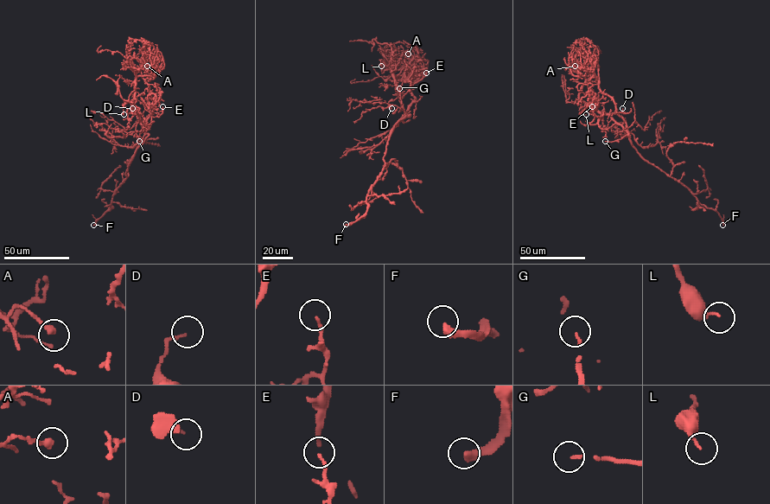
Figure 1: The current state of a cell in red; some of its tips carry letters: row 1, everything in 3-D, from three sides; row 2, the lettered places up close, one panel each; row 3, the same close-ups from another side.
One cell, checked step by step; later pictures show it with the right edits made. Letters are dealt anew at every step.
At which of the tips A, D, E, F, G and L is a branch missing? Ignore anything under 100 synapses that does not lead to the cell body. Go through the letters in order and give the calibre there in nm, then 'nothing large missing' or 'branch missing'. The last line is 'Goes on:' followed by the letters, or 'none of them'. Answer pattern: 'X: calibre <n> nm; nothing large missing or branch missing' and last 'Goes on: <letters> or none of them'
A: calibre 280 nm; nothing large missing
D: calibre 120 nm; nothing large missing
E: calibre 130 nm; nothing large missing
F: calibre 400 nm; branch missing
G: calibre 100 nm; branch missing
L: calibre 220 nm; nothing large missing
Goes on: F, G

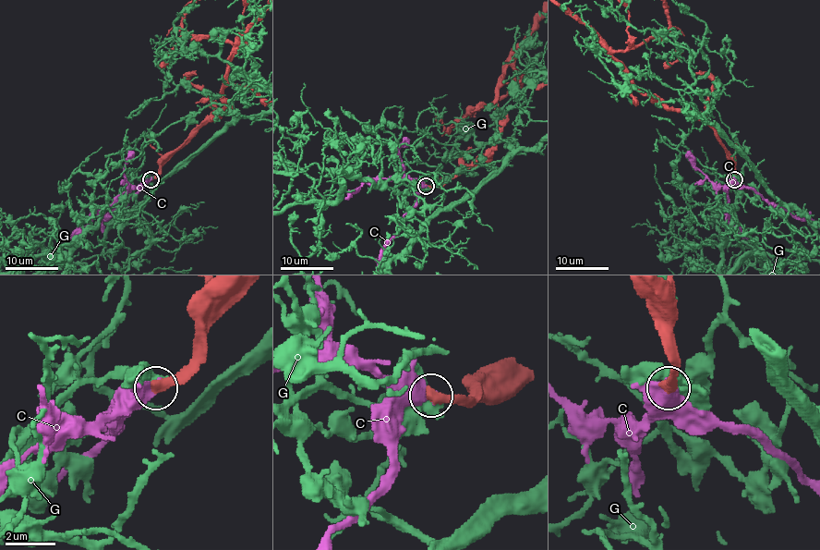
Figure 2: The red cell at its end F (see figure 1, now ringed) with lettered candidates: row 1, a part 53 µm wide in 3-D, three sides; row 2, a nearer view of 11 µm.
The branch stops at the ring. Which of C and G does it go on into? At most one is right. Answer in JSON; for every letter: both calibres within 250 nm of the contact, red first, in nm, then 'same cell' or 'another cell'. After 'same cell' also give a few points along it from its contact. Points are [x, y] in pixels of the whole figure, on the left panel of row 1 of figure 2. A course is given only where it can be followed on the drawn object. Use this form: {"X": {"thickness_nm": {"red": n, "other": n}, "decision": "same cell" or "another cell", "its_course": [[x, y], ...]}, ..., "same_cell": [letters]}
{"C": {"thickness_nm": {"red": 460, "other": 550}, "decision": "same cell"}, "G": {"thickness_nm": {"red": 480, "other": 500}, "decision": "another cell"}, "same_cell": ["C"]}

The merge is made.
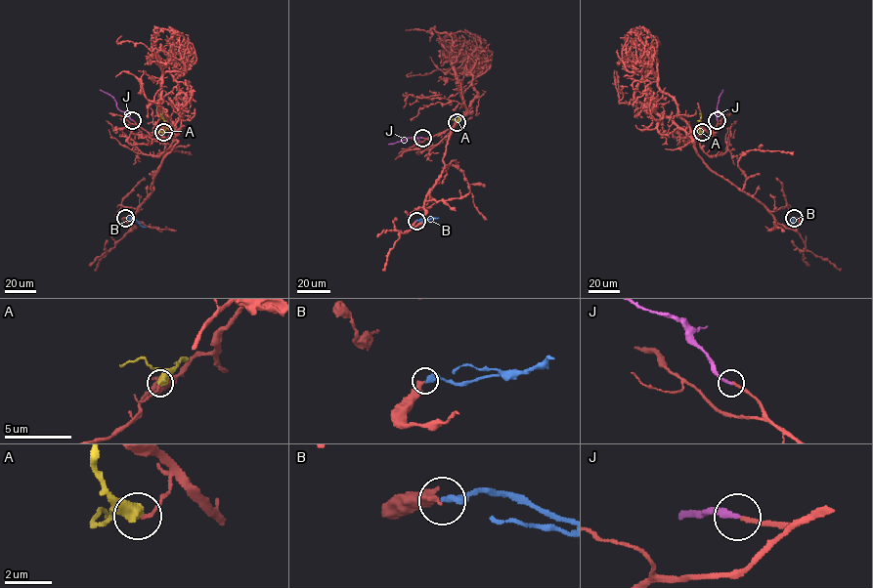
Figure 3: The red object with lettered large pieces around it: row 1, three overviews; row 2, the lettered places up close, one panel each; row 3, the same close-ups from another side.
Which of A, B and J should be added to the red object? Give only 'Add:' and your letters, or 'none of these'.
Add: J

